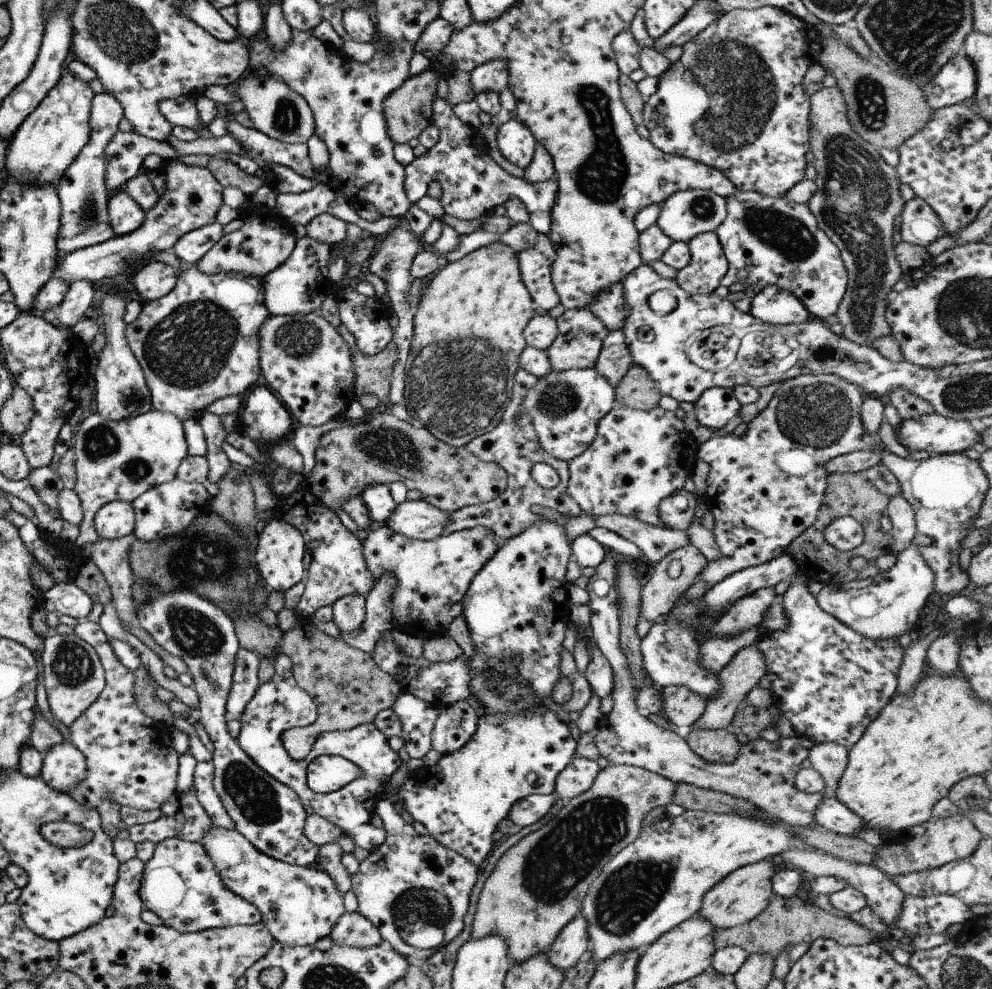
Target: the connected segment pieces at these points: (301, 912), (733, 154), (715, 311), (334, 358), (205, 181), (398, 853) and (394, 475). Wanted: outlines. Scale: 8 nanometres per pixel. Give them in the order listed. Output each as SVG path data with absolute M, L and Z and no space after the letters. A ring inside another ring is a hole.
M214 827L205 833L203 847L212 859L223 883L238 896L252 903L261 914L261 920L268 927L276 942L288 946L312 946L330 934L338 919L347 911L343 903L343 894L338 890L334 879L314 865L291 865L256 850L252 843L235 828L226 830Z
M765 6L759 9L726 10L720 18L709 24L683 47L681 58L672 63L669 69L658 78L657 91L647 98L643 108L643 124L650 132L650 142L666 154L688 157L696 162L721 170L738 191L754 191L769 197L784 197L795 184L804 179L806 159L804 155L811 150L810 146L810 97L804 92L802 81L810 66L817 62L822 50L821 44L812 43L816 28L801 18L796 18L788 11L778 7Z
M642 264L628 273L623 280L624 296L629 313L623 326L625 341L630 349L633 362L645 368L654 381L657 382L662 395L668 395L680 402L690 402L694 404L704 390L716 387L714 376L698 366L690 366L692 362L686 356L686 348L696 332L712 330L714 326L728 326L734 334L744 334L744 328L752 326L758 319L749 312L744 313L734 304L715 293L703 295L691 295L678 286L674 279L663 278L658 275L649 264ZM656 290L670 290L678 306L666 314L660 316L652 312L648 306L648 298Z
M319 312L268 317L259 332L259 345L262 376L266 378L269 389L289 410L297 426L316 428L326 424L328 420L345 414L350 402L356 399L353 353L336 327L333 327Z
M177 158L160 163L160 170L165 178L165 190L156 206L146 211L142 226L130 234L61 254L54 277L60 277L69 284L82 280L94 284L102 278L116 279L122 275L130 275L131 269L137 265L144 261L150 262L154 252L172 252L181 236L215 222L218 209L224 202L223 186L216 180L213 172L208 167L188 165L177 161Z
M384 798L378 801L375 812L382 819L387 835L384 844L370 852L359 864L358 872L351 875L351 889L356 895L359 913L380 931L383 940L388 940L391 948L408 960L421 963L461 933L471 890L478 878L478 867L430 835L417 834L414 827L396 813L393 803Z
M389 410L374 415L368 422L350 424L325 433L315 451L316 464L312 475L306 479L311 493L333 511L343 509L344 502L360 497L368 485L390 485L402 481L410 489L418 489L431 505L453 513L468 505L481 505L498 498L507 489L507 474L496 463L480 460L466 447L453 447L438 440L428 429L396 418Z

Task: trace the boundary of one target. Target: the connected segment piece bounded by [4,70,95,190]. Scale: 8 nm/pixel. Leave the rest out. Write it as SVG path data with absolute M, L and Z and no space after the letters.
M62 72L62 78L56 83L56 86L44 97L44 100L33 110L18 127L13 134L6 151L4 172L8 177L15 179L18 183L22 181L26 184L38 184L40 187L54 187L61 181L68 167L76 160L80 151L91 139L92 129L89 125L91 117L91 104L95 97L87 82L74 78L72 74Z

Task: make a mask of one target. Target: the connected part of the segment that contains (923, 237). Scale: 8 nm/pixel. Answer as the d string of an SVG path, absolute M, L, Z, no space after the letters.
M915 196L907 200L901 216L900 234L903 241L927 247L946 235L940 218L923 198Z

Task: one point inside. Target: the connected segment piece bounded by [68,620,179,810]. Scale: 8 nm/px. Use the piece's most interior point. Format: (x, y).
(130, 758)

